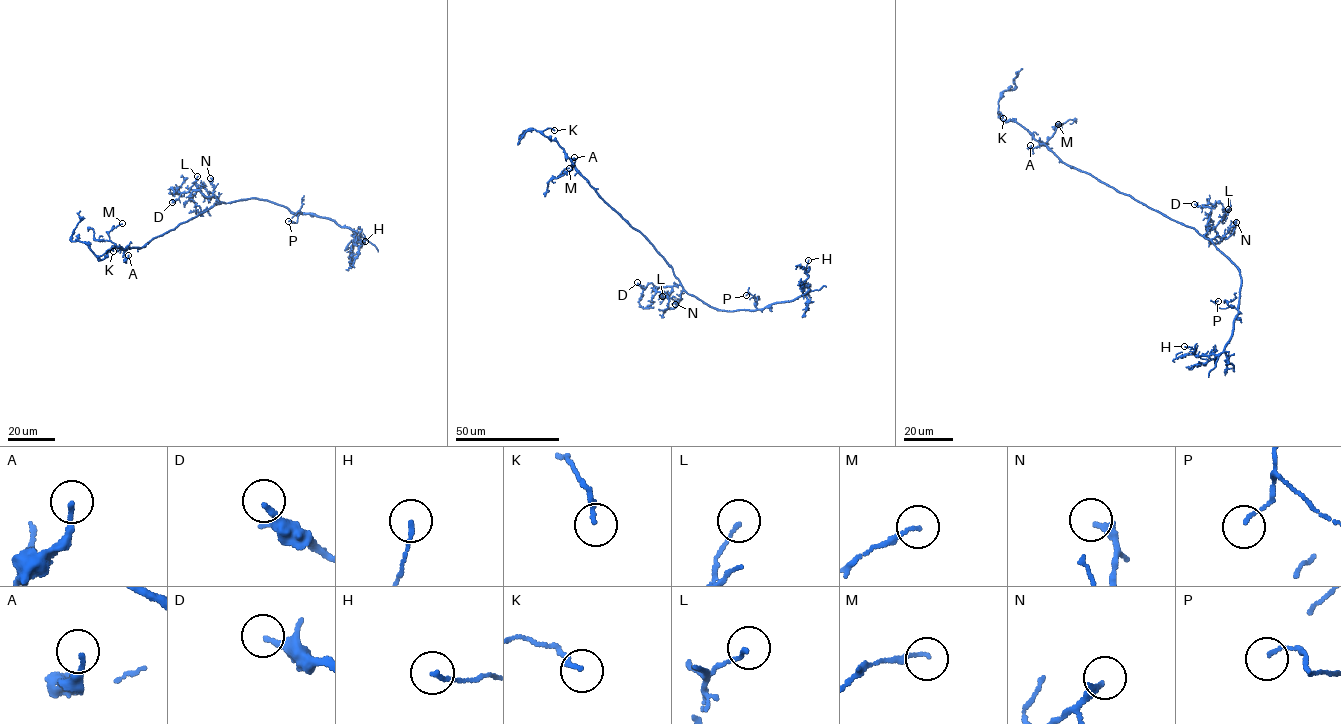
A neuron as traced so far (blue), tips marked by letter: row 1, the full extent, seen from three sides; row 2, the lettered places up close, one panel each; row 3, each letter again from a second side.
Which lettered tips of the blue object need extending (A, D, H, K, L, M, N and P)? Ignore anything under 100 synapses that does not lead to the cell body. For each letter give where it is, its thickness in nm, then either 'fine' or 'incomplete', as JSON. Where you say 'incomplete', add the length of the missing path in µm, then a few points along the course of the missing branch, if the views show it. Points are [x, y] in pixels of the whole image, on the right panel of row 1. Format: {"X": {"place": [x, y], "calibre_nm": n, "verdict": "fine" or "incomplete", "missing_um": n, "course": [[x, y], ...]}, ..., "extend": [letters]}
{"A": {"place": [1030, 145], "calibre_nm": 140, "verdict": "fine"}, "D": {"place": [1194, 204], "calibre_nm": 240, "verdict": "fine"}, "H": {"place": [1184, 346], "calibre_nm": 140, "verdict": "fine"}, "K": {"place": [1003, 118], "calibre_nm": 180, "verdict": "fine"}, "L": {"place": [1228, 209], "calibre_nm": 110, "verdict": "fine"}, "M": {"place": [1058, 124], "calibre_nm": 110, "verdict": "fine"}, "N": {"place": [1236, 222], "calibre_nm": 240, "verdict": "fine"}, "P": {"place": [1218, 301], "calibre_nm": 110, "verdict": "fine"}, "extend": []}

